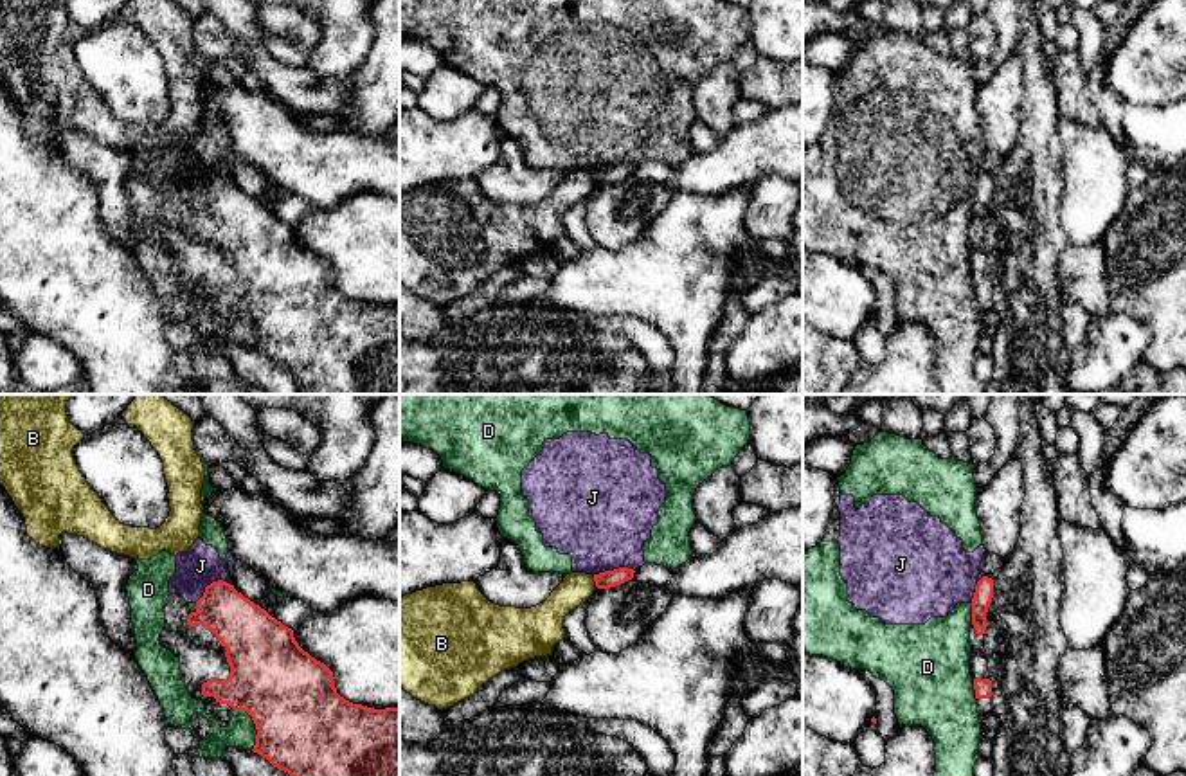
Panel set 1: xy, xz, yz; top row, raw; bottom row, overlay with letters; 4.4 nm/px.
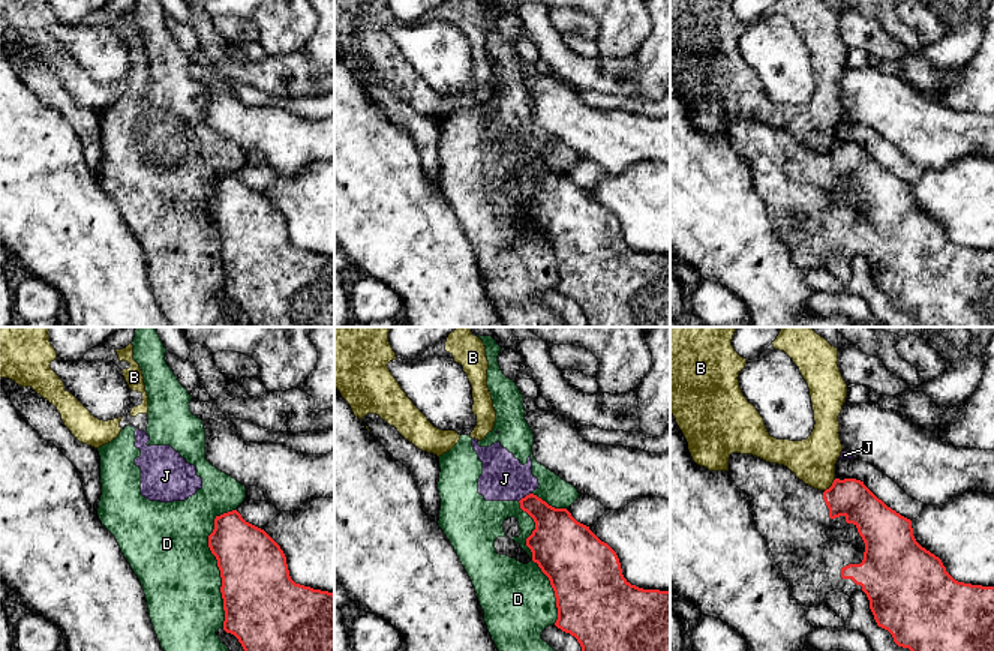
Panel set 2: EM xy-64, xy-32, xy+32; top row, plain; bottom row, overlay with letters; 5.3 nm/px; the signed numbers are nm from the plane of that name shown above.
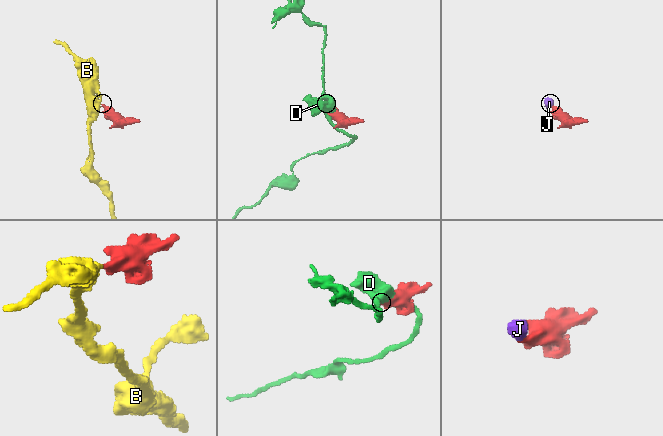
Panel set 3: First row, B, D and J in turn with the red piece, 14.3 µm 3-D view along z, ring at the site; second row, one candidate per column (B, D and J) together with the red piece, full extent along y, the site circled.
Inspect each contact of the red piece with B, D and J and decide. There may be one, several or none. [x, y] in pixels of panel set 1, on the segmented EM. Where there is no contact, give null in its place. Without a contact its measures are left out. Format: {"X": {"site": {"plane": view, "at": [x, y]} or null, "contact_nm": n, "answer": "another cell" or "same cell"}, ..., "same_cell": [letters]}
{"B": {"site": {"plane": "xz", "at": [594, 580]}, "contact_nm": 50, "answer": "another cell"}, "D": {"site": {"plane": "xy", "at": [254, 722]}, "contact_nm": 220, "answer": "another cell"}, "J": {"site": {"plane": "xy", "at": [213, 582]}, "contact_nm": 190, "answer": "another cell"}, "same_cell": []}

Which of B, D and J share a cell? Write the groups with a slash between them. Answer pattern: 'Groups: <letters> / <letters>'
Groups: B / D J

